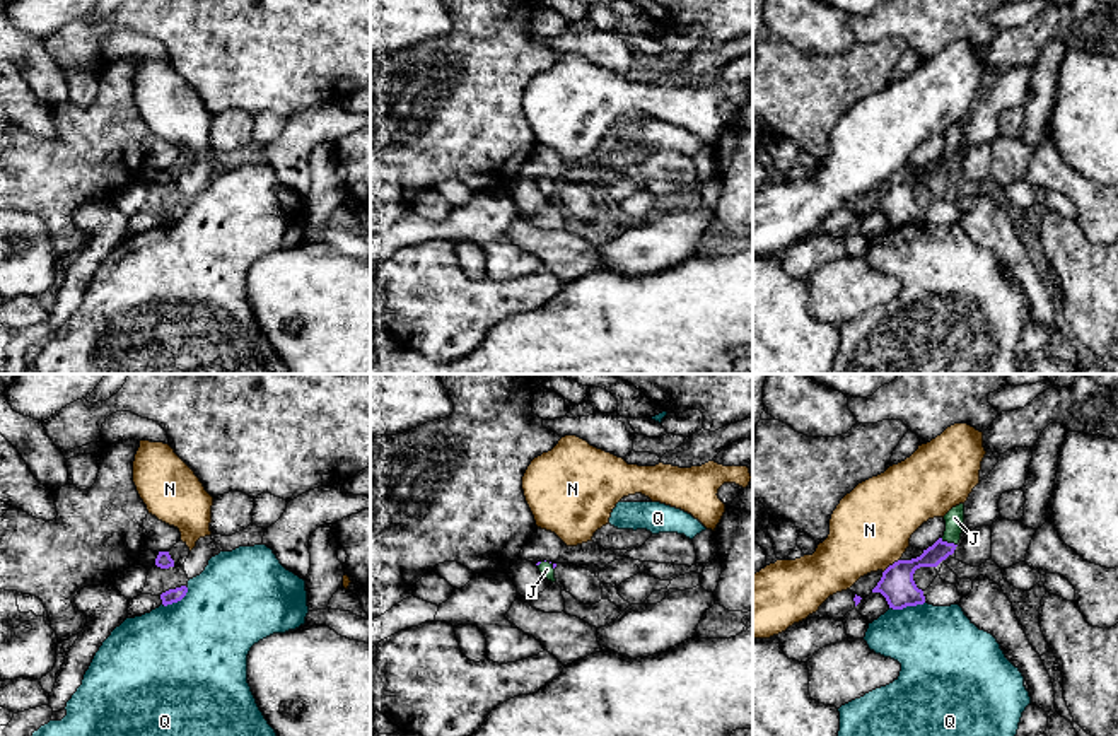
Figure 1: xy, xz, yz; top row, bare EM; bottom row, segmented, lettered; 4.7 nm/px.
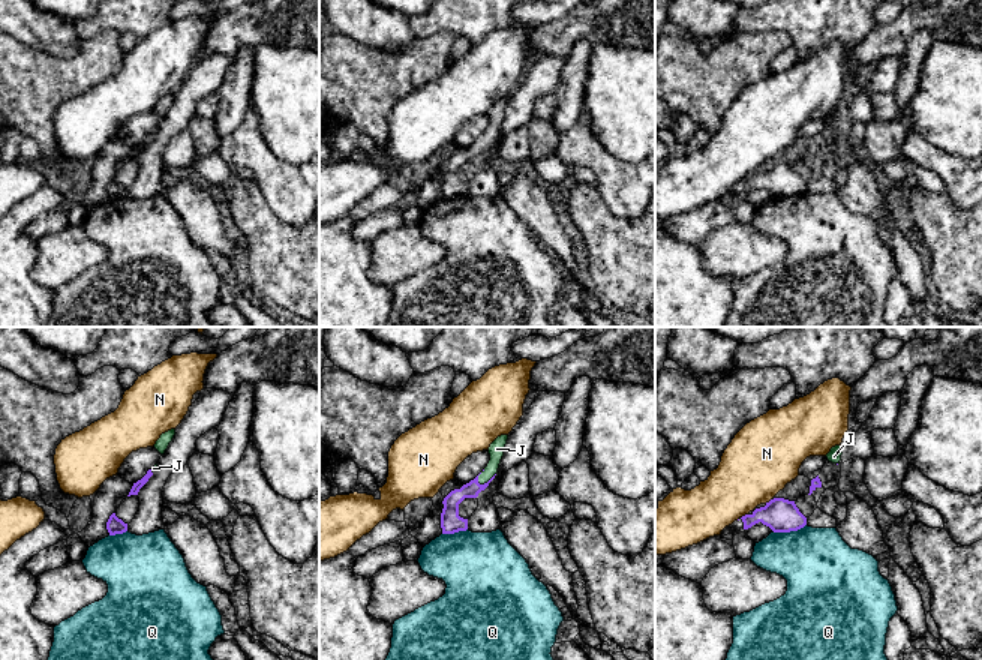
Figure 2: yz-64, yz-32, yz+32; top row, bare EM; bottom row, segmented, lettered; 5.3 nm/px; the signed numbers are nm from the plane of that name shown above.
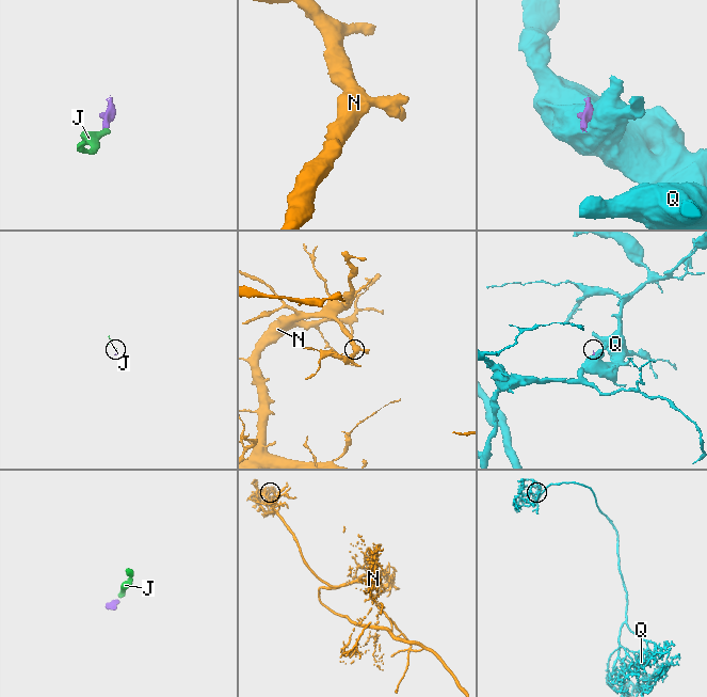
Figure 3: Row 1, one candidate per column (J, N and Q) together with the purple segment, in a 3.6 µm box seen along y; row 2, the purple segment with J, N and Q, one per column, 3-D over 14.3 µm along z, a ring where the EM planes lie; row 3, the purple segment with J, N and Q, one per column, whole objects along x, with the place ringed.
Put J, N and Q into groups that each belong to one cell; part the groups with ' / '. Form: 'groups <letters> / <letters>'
groups J / N / Q

